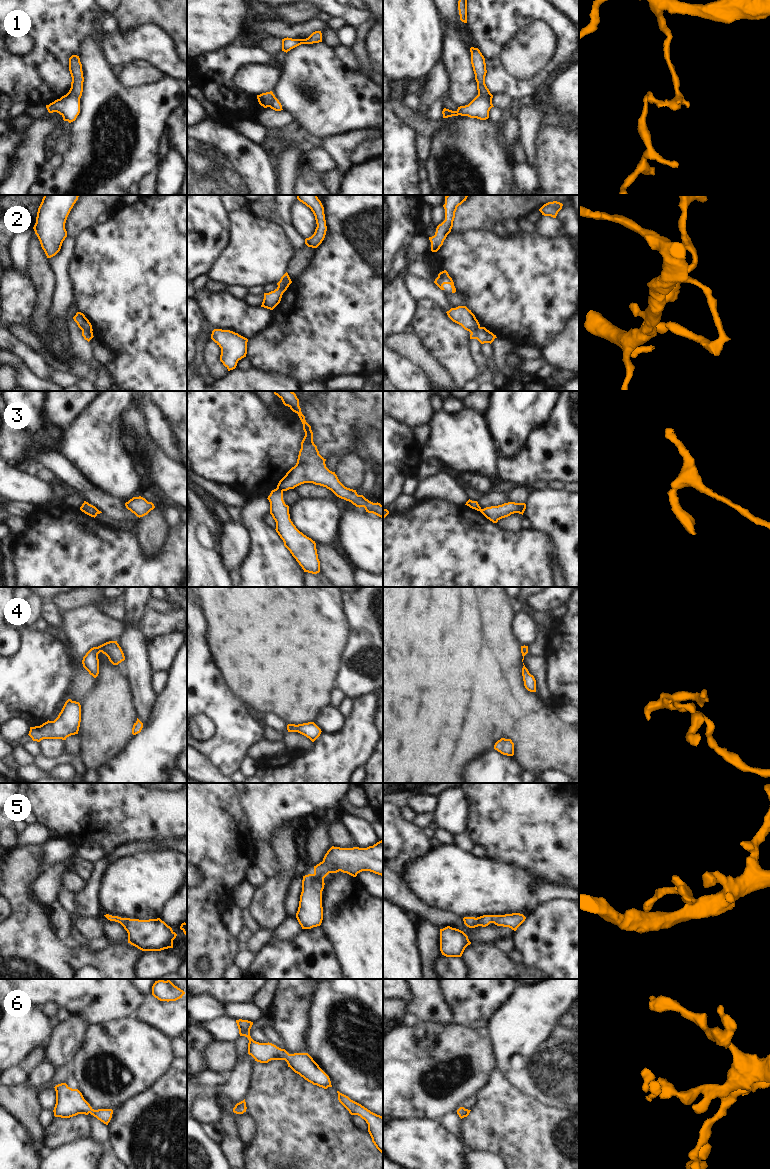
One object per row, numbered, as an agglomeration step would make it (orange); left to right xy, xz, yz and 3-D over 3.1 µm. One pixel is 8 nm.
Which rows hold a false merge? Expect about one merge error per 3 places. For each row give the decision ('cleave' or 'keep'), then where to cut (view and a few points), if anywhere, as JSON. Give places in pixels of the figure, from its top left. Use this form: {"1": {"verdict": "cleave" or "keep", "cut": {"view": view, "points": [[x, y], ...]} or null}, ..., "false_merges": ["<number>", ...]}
{"1": {"verdict": "cleave", "cut": {"view": "yz", "points": [[478, 93], [489, 101], [491, 107]]}}, "2": {"verdict": "cleave", "cut": {"view": "xy", "points": [[82, 330], [91, 332]]}}, "3": {"verdict": "cleave", "cut": {"view": "xz", "points": [[277, 487], [282, 491]]}}, "4": {"verdict": "keep", "cut": null}, "5": {"verdict": "keep", "cut": null}, "6": {"verdict": "keep", "cut": null}, "false_merges": ["1", "2", "3"]}

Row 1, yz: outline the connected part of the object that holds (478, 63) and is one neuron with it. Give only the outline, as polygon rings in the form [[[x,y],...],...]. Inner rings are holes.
[[[471,47],[471,64],[475,74],[475,80],[477,82],[478,94],[486,98],[491,103],[491,108],[494,107],[492,104],[493,95],[485,84],[485,76],[487,73],[485,58],[478,48]]]

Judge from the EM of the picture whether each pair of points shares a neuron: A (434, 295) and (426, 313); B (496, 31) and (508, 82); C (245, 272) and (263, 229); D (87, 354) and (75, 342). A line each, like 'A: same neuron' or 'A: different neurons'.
A: different neurons
B: same neuron
C: same neuron
D: same neuron

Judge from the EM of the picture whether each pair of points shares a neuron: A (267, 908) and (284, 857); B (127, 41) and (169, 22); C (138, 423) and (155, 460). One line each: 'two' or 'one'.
A: one
B: two
C: one

